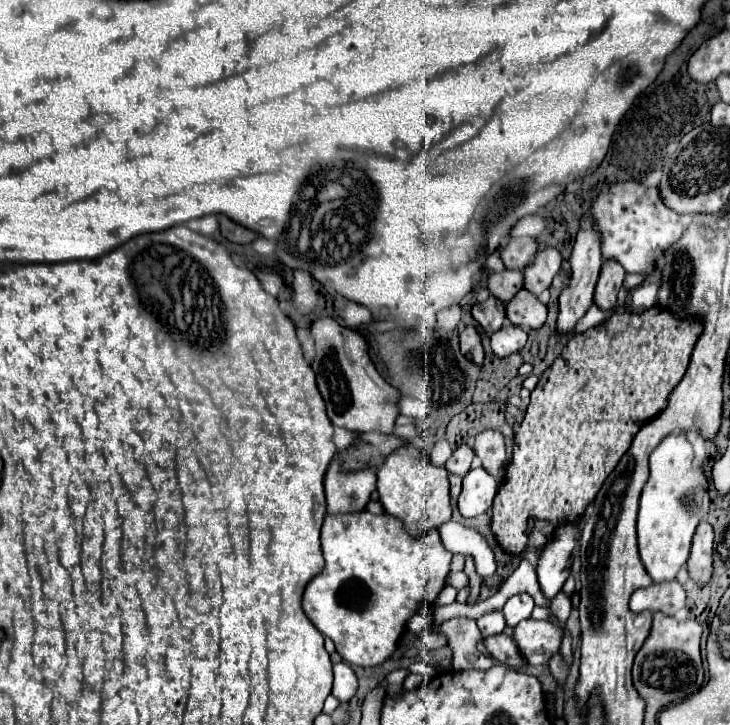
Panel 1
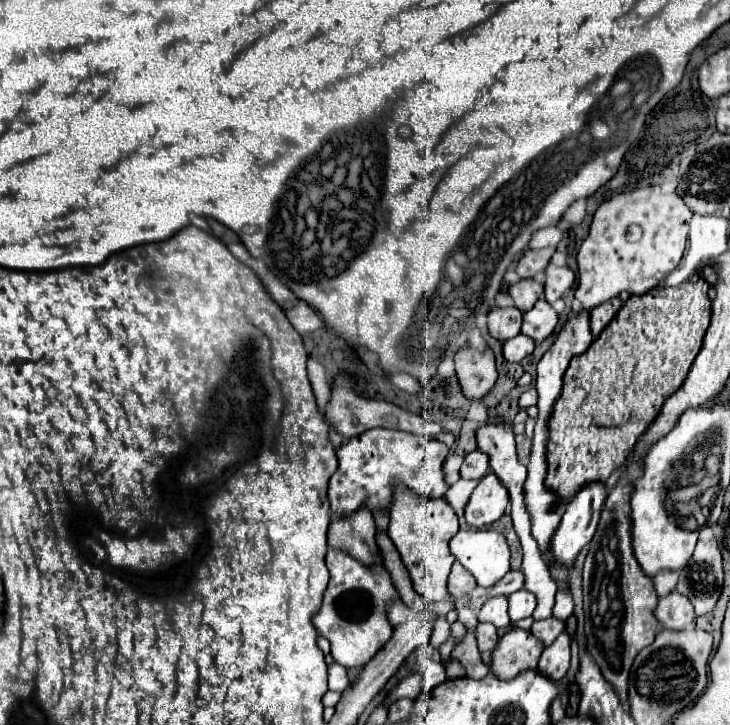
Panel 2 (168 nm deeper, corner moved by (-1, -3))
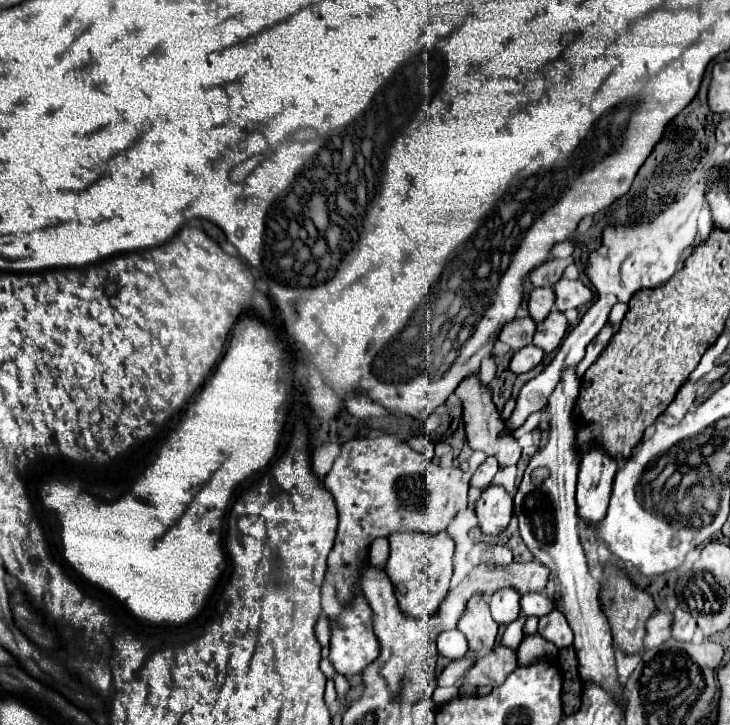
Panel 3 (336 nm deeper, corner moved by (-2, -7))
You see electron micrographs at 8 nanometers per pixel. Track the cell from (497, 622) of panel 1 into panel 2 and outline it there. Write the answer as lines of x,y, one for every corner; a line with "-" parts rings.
504,595
488,599
484,607
478,611
478,621
488,621
488,623
494,623
496,627
508,627
510,625
508,599

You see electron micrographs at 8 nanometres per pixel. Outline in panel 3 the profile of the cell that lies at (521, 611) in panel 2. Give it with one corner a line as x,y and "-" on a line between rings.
527,593
521,597
521,613
525,617
543,617
553,611
551,599
541,593

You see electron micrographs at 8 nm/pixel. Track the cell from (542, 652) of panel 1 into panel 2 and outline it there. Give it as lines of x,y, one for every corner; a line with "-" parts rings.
510,629
492,651
490,673
498,679
512,679
520,671
534,669
542,653
542,643
524,629

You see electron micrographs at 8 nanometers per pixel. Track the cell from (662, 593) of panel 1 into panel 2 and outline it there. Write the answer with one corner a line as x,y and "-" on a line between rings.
672,591
664,599
660,599
654,613
656,613
656,619
662,623
662,627
672,629
672,631
686,629
694,619
692,603
676,591

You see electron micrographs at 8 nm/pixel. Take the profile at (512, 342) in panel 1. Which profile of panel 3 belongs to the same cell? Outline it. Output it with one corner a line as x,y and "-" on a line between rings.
527,345
527,347
513,353
511,371
517,373
517,375
525,373
525,371
533,369
541,359
543,359
543,351
539,347
535,347
535,345

